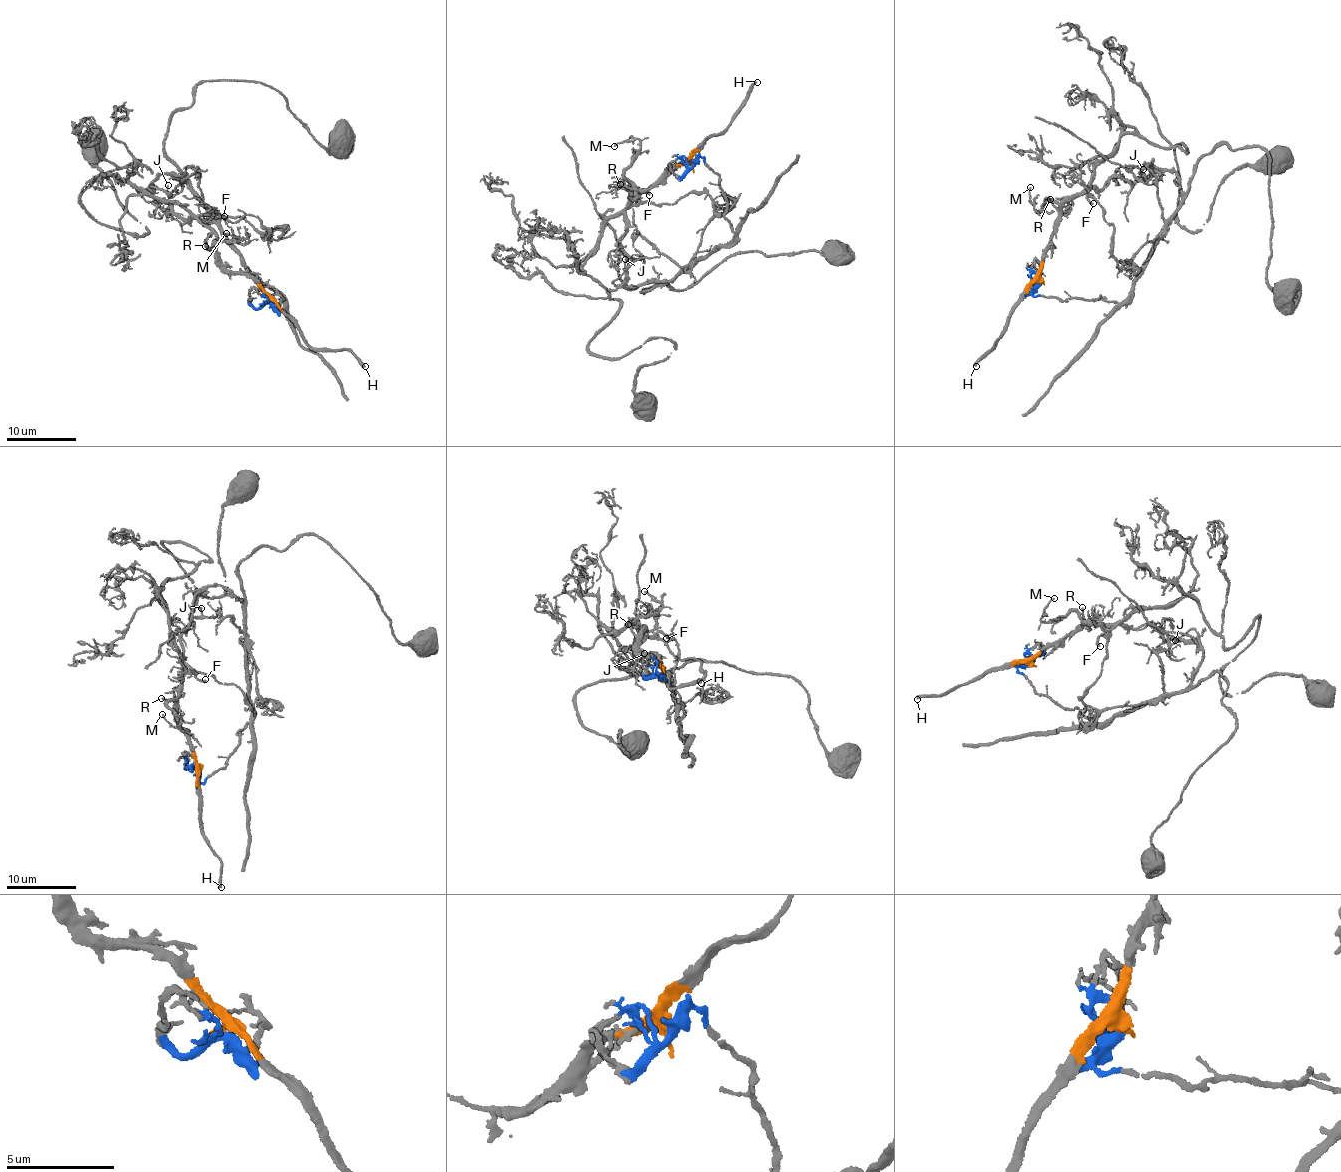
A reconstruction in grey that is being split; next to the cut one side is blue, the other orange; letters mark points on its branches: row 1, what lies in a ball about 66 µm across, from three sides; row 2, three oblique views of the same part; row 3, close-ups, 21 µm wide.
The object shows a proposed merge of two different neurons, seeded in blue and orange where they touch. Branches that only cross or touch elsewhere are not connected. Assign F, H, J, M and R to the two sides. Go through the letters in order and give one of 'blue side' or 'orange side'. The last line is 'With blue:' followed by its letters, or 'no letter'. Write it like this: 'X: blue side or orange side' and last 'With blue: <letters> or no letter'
F: orange side
H: orange side
J: blue side
M: orange side
R: orange side
With blue: J

